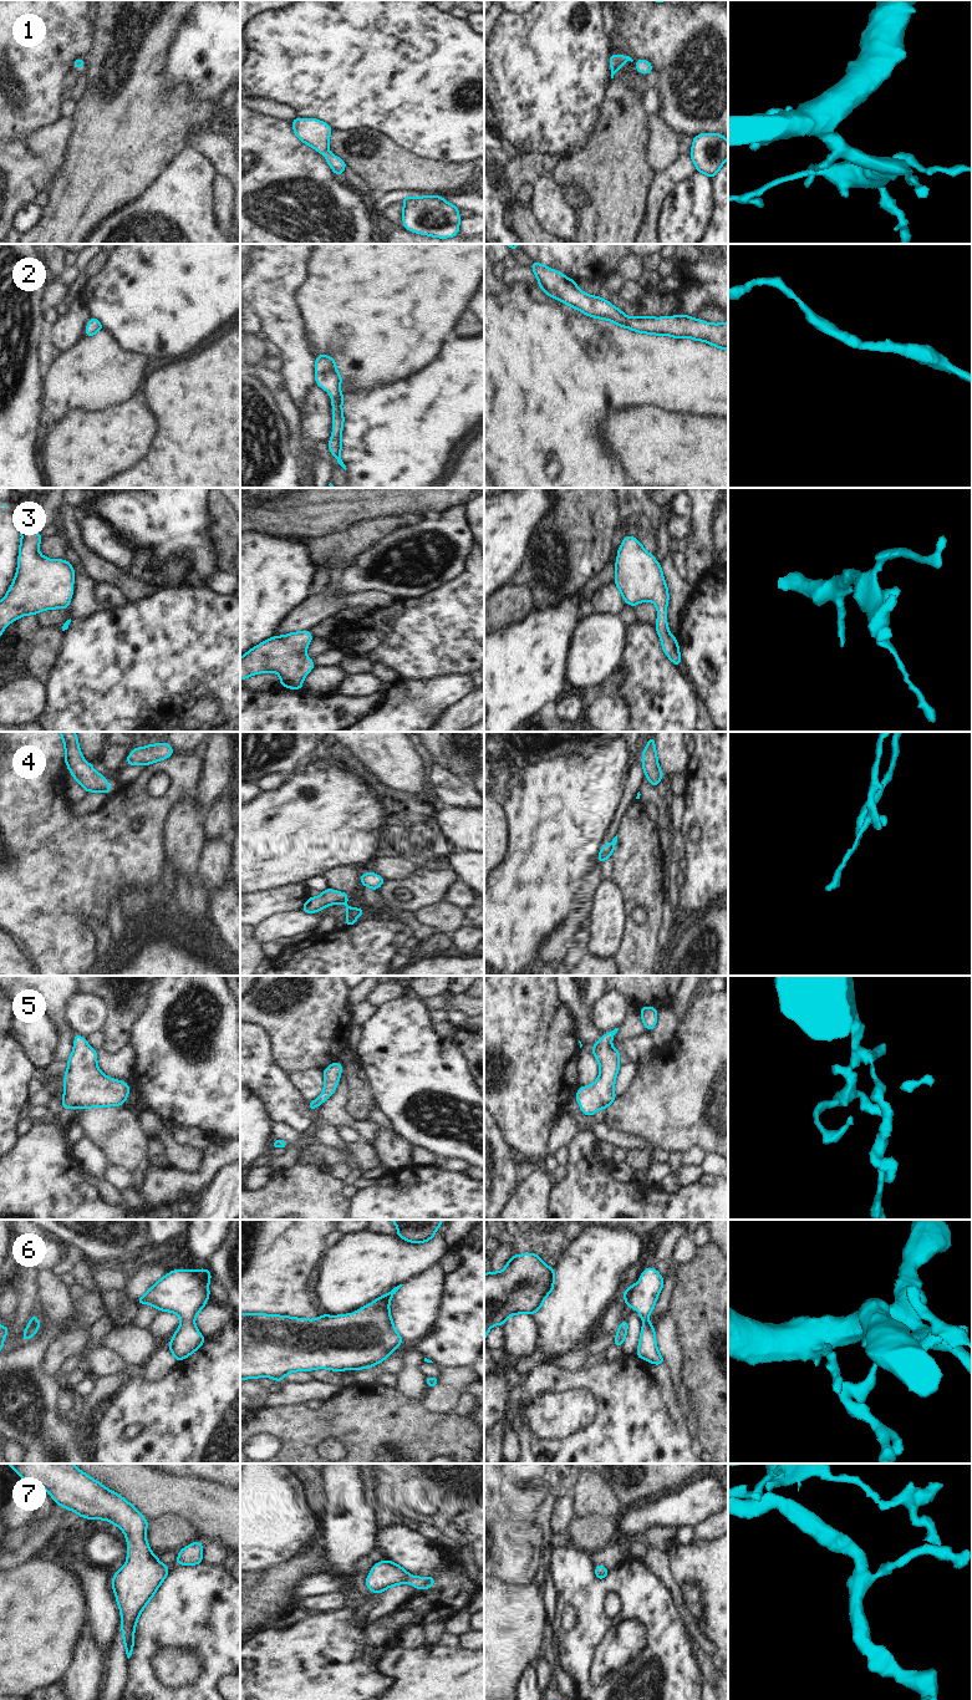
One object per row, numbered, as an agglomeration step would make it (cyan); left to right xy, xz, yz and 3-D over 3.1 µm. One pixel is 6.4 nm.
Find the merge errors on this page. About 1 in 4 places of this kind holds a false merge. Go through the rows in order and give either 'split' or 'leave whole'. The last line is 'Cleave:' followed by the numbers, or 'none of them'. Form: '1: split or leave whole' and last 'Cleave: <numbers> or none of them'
1: leave whole
2: leave whole
3: leave whole
4: leave whole
5: leave whole
6: leave whole
7: leave whole
Cleave: none of them

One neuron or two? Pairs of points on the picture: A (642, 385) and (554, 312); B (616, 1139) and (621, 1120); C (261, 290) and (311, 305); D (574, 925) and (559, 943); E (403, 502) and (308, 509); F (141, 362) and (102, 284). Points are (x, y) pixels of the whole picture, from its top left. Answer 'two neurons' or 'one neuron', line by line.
A: one neuron
B: two neurons
C: two neurons
D: one neuron
E: one neuron
F: two neurons

